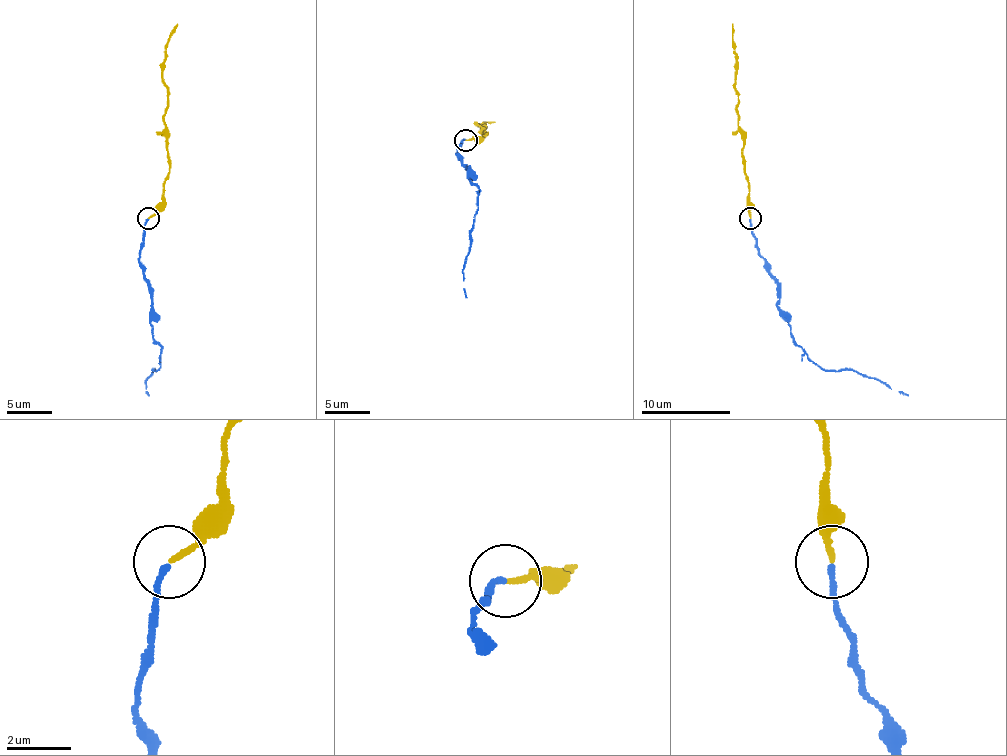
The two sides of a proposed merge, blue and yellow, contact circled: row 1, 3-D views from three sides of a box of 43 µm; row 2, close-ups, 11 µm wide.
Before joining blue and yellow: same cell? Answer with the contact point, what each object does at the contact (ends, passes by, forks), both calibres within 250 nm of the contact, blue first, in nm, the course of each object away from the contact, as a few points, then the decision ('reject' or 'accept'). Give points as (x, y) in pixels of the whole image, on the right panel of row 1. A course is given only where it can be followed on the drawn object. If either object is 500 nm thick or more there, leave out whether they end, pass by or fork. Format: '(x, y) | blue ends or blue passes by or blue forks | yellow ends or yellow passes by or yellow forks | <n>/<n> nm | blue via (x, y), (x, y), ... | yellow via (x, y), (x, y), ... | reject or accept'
(750, 218) | blue ends | yellow ends | 180/170 nm | blue via (751, 218), (751, 234), (764, 268), (778, 285), (778, 310), (802, 350), (827, 370), (856, 370), (907, 395) | yellow via (751, 218), (749, 183), (744, 172), (744, 131), (737, 125), (733, 24) | accept

